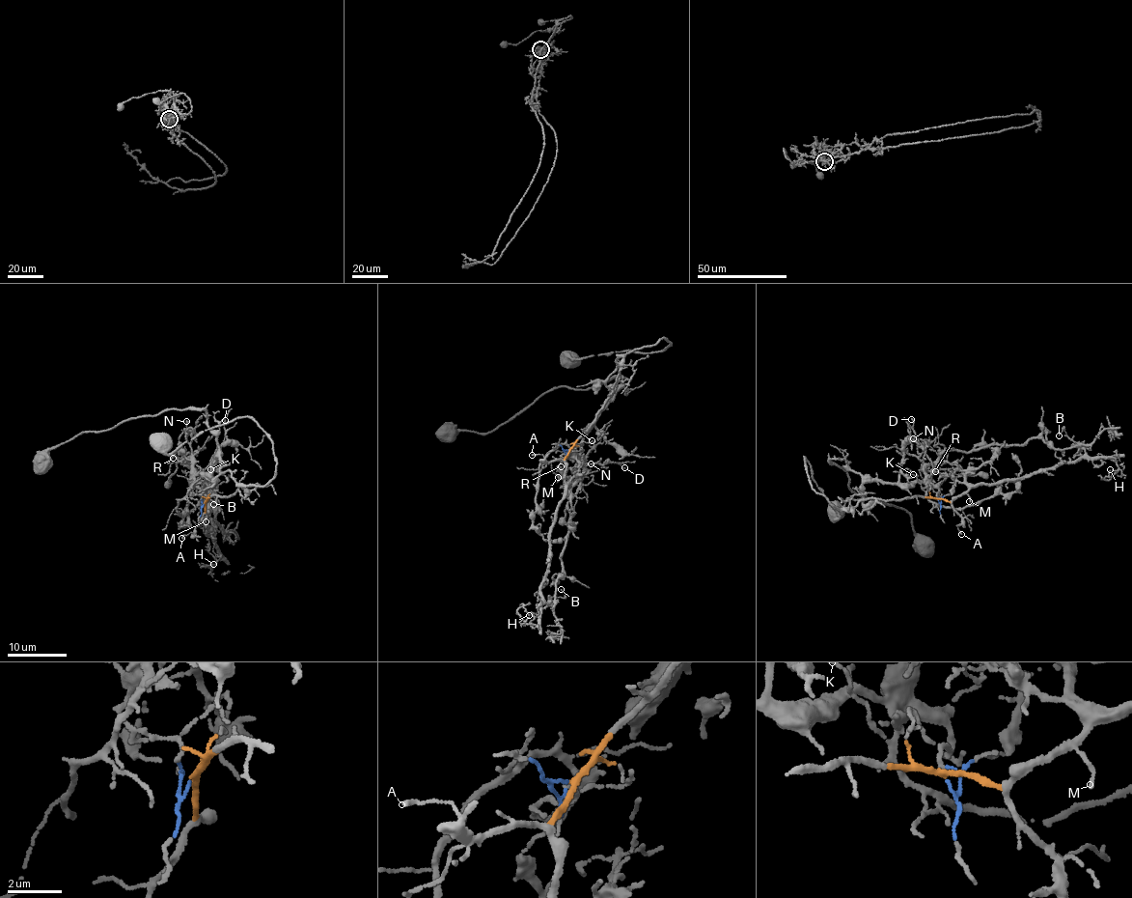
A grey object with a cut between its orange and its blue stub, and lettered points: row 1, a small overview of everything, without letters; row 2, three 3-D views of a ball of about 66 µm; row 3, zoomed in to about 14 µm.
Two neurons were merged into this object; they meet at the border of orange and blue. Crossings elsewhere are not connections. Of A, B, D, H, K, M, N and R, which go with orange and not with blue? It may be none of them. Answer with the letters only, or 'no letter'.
A, B, H, M

